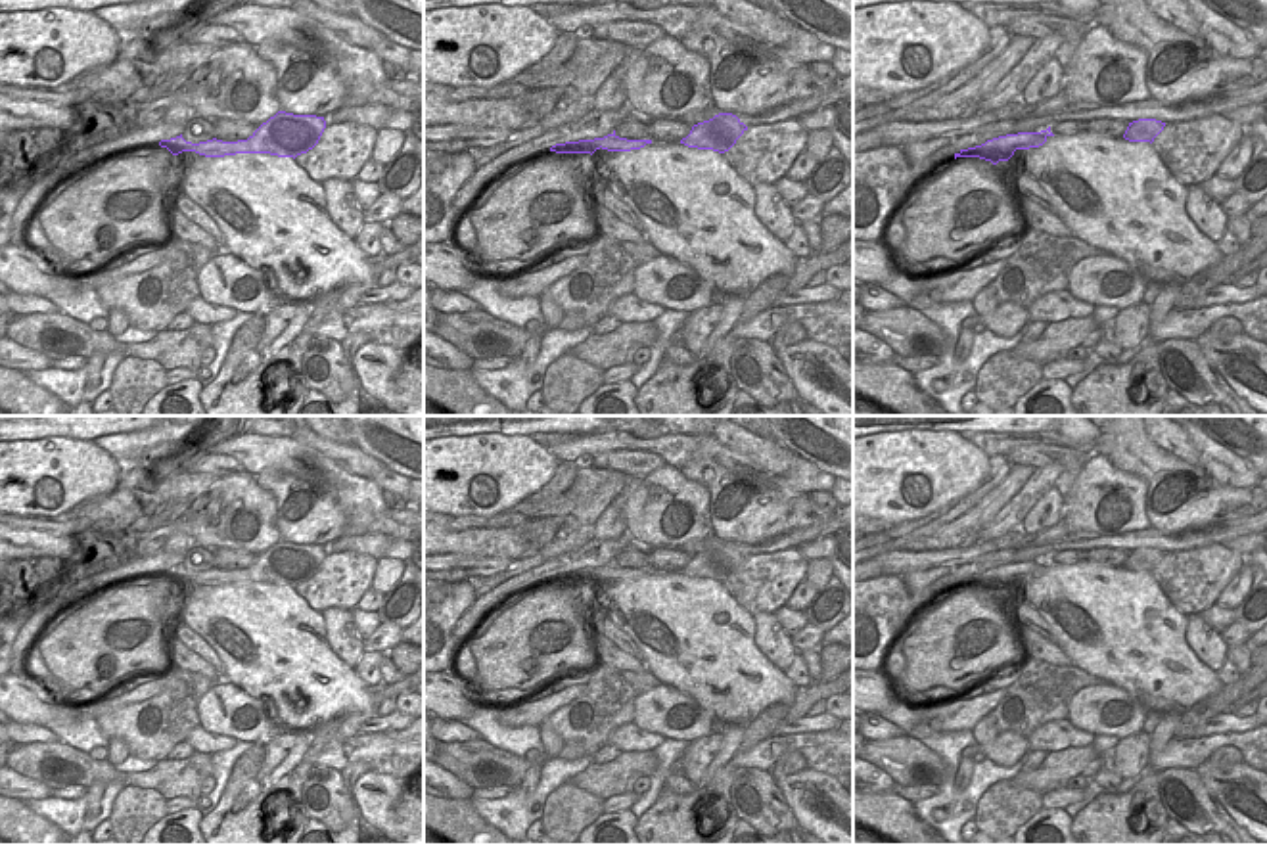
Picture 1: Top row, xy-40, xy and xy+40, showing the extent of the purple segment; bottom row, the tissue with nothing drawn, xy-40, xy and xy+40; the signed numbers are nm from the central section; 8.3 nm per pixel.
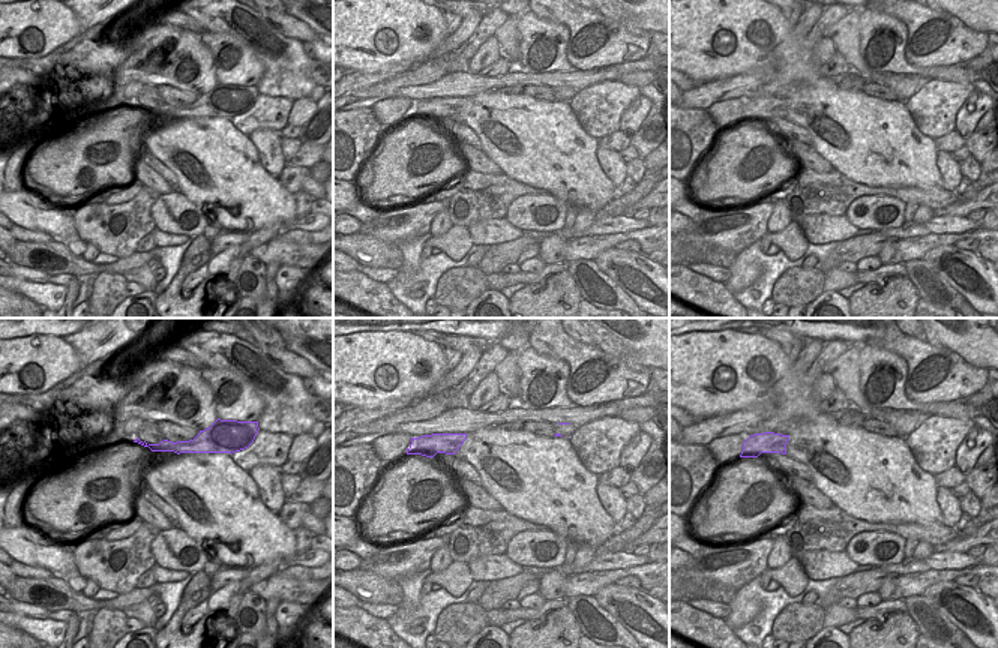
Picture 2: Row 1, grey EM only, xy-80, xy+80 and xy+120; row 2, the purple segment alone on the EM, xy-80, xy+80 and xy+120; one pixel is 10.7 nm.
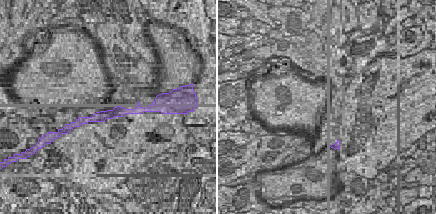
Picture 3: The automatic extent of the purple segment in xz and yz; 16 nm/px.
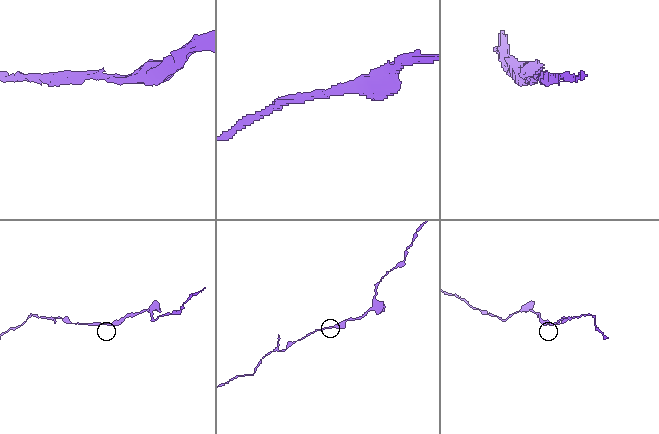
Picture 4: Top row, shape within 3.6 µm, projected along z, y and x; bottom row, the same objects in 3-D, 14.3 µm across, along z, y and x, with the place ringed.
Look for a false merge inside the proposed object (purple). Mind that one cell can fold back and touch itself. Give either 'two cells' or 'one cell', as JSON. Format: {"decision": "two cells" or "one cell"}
{"decision": "one cell"}

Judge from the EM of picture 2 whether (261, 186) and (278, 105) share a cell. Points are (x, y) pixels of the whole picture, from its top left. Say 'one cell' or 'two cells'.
two cells

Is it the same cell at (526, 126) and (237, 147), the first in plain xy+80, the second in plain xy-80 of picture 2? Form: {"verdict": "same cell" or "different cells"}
{"verdict": "same cell"}

